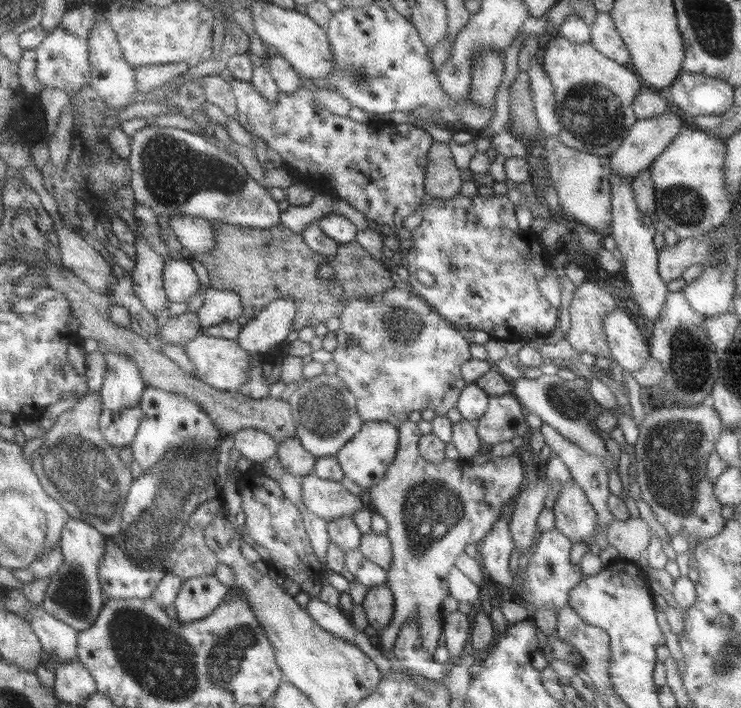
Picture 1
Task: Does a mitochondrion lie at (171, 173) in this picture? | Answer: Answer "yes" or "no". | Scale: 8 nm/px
yes

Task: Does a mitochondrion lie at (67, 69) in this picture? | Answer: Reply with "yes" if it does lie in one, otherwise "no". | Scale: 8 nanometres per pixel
no

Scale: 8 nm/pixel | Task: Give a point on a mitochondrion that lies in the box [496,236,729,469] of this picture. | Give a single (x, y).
(689, 355)

